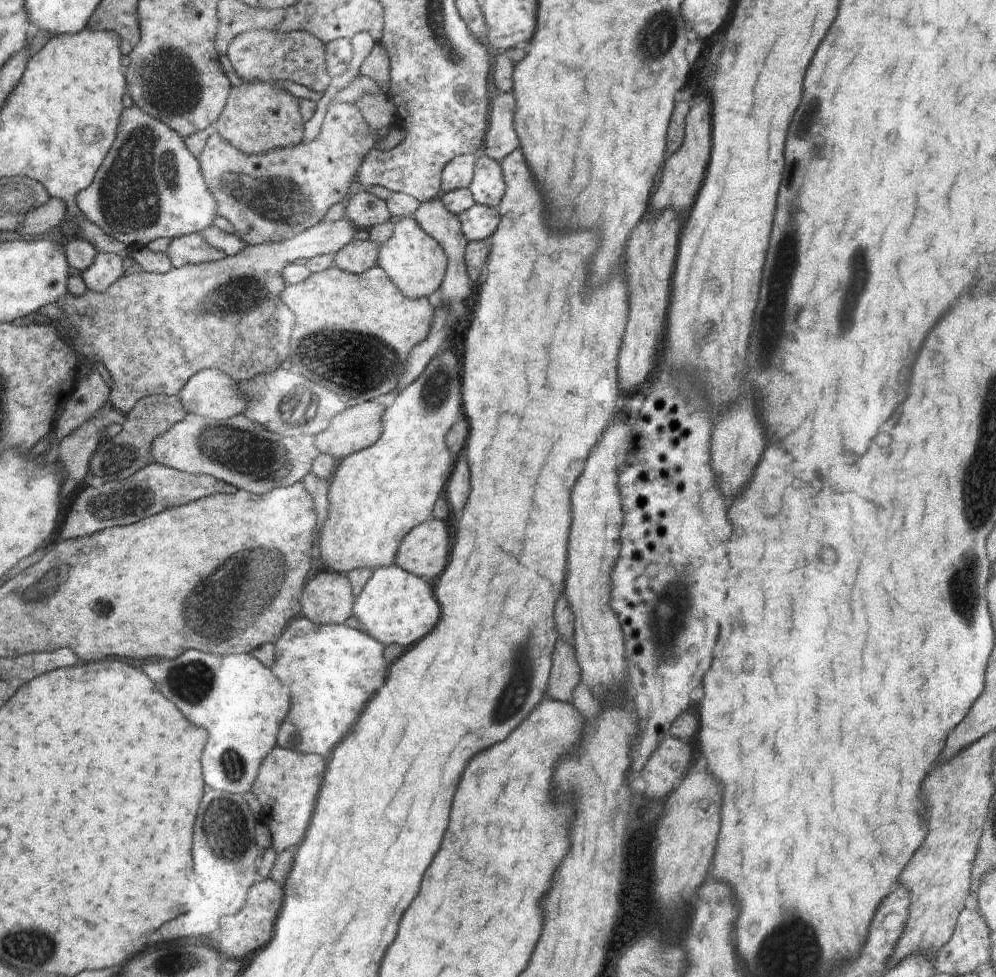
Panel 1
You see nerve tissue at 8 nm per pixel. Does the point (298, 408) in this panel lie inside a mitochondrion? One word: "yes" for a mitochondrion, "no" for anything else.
yes

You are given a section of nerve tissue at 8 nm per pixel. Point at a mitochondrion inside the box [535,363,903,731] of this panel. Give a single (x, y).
(665, 618)

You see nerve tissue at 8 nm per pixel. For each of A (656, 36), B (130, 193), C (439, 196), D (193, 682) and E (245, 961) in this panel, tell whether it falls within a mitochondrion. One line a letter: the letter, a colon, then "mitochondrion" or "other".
A: mitochondrion
B: mitochondrion
C: other
D: mitochondrion
E: other

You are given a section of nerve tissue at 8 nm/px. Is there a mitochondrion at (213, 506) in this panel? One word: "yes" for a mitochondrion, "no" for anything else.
no

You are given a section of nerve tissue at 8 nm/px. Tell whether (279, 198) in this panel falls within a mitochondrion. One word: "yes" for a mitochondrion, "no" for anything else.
yes

